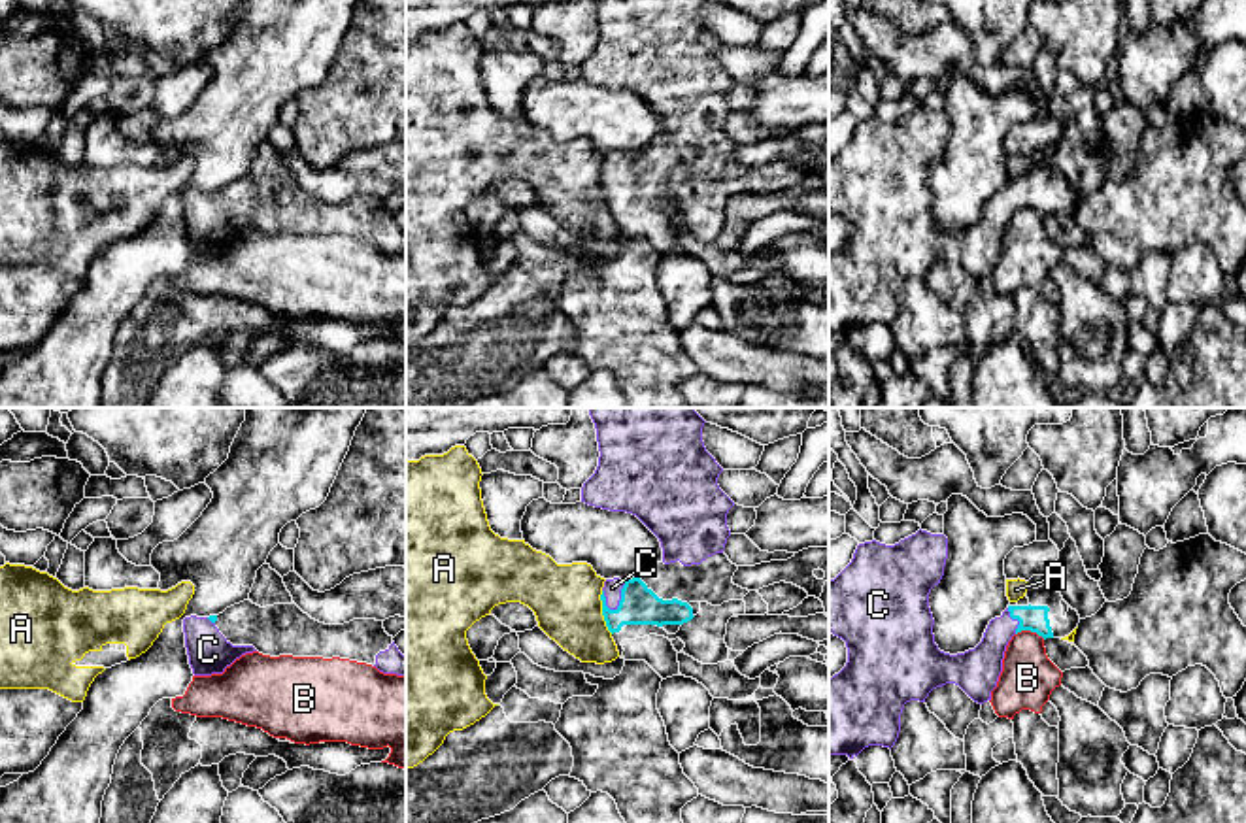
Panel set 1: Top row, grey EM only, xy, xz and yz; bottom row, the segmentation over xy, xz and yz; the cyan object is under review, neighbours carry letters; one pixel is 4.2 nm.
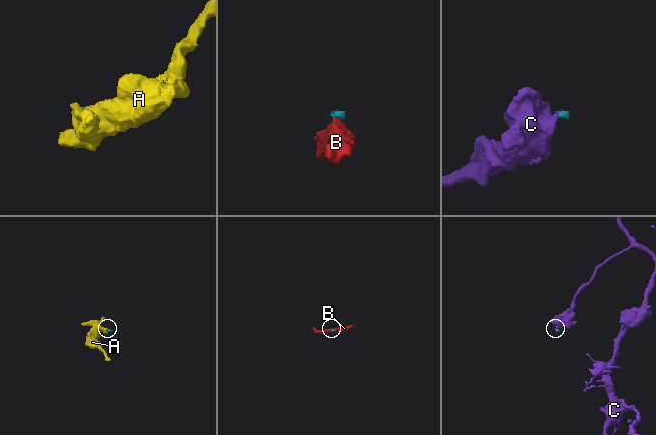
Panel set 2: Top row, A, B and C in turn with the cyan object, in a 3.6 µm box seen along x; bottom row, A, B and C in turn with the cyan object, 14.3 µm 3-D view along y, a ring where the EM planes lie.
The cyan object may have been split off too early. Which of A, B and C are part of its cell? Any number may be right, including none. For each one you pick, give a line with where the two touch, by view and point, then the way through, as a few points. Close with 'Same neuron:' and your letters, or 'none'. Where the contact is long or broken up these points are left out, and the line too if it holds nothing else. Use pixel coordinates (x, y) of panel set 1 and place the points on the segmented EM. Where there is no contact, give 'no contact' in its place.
C: xz (622, 597) | across xz (639, 604), (622, 597), (612, 587)
Same neuron: C

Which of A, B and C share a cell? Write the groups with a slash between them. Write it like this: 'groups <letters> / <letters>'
groups A / B / C

